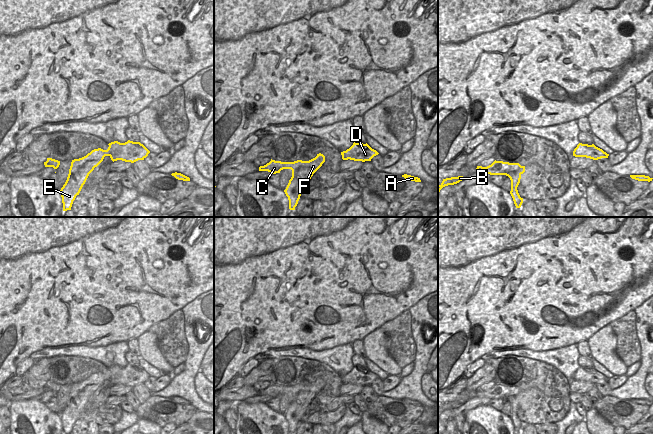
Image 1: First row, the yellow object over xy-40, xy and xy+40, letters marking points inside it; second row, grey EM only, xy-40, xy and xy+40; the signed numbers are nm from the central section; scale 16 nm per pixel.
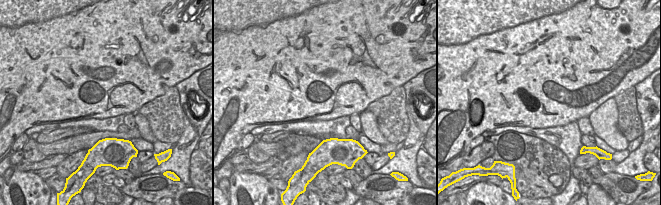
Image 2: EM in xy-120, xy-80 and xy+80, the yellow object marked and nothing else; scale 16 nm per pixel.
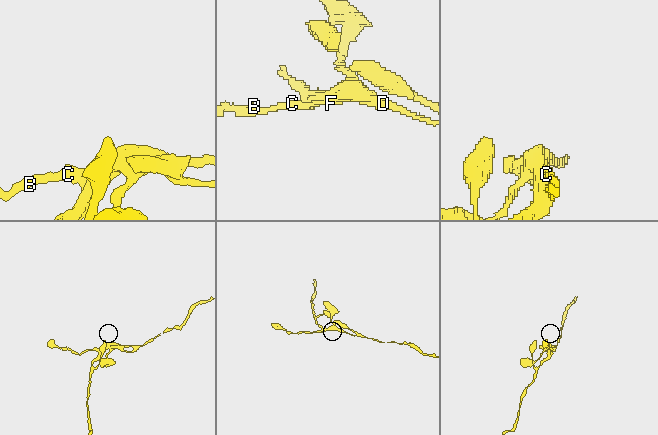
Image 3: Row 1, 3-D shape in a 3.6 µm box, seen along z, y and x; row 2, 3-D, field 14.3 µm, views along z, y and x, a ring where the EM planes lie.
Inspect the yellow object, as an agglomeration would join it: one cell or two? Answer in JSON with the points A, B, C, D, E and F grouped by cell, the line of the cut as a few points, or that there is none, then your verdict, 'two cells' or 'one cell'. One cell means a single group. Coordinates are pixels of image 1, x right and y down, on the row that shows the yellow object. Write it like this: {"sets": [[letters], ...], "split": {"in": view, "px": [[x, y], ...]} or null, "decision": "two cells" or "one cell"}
{"sets": [["A", "D", "E", "F"], ["B", "C"]], "split": {"in": "xy+40", "px": [[520, 165], [515, 171], [507, 175]]}, "decision": "two cells"}

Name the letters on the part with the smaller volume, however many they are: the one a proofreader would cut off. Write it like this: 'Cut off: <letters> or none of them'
Cut off: B, C

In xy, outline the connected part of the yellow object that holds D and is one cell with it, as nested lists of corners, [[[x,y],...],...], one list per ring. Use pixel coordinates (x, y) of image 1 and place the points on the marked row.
[[[353,143],[353,145],[346,151],[341,152],[343,160],[354,161],[371,161],[371,159],[379,153],[372,149],[367,143]]]

